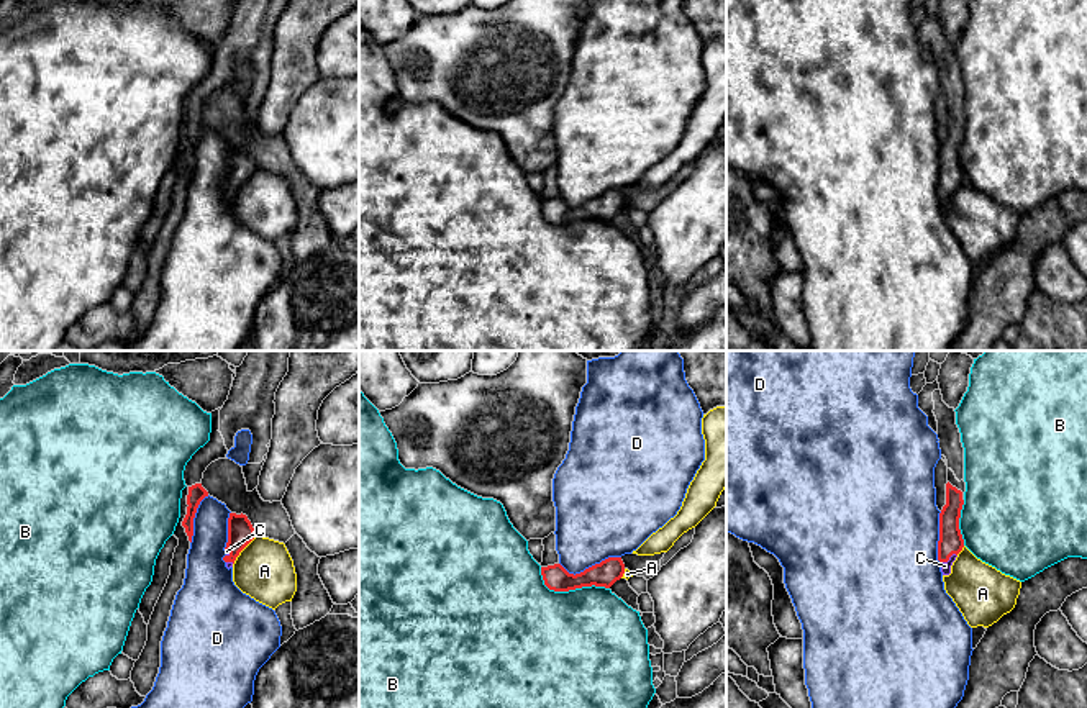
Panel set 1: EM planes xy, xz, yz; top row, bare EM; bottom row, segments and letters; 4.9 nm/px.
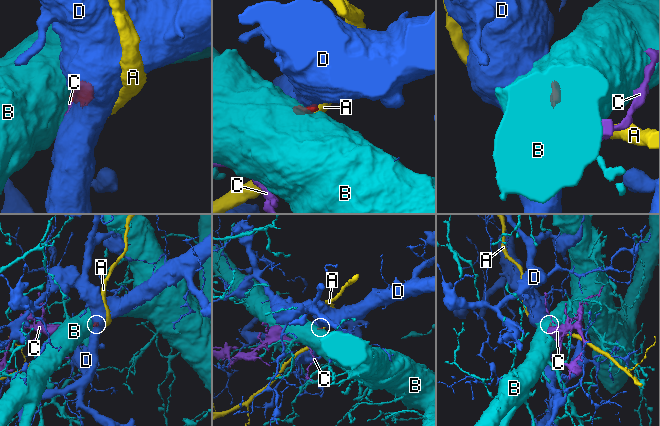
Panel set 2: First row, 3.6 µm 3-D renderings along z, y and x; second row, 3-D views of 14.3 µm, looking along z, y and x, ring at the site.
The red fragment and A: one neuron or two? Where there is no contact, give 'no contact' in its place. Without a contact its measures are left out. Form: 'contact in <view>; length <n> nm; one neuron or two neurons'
contact in xy; length 190 nm; two neurons

